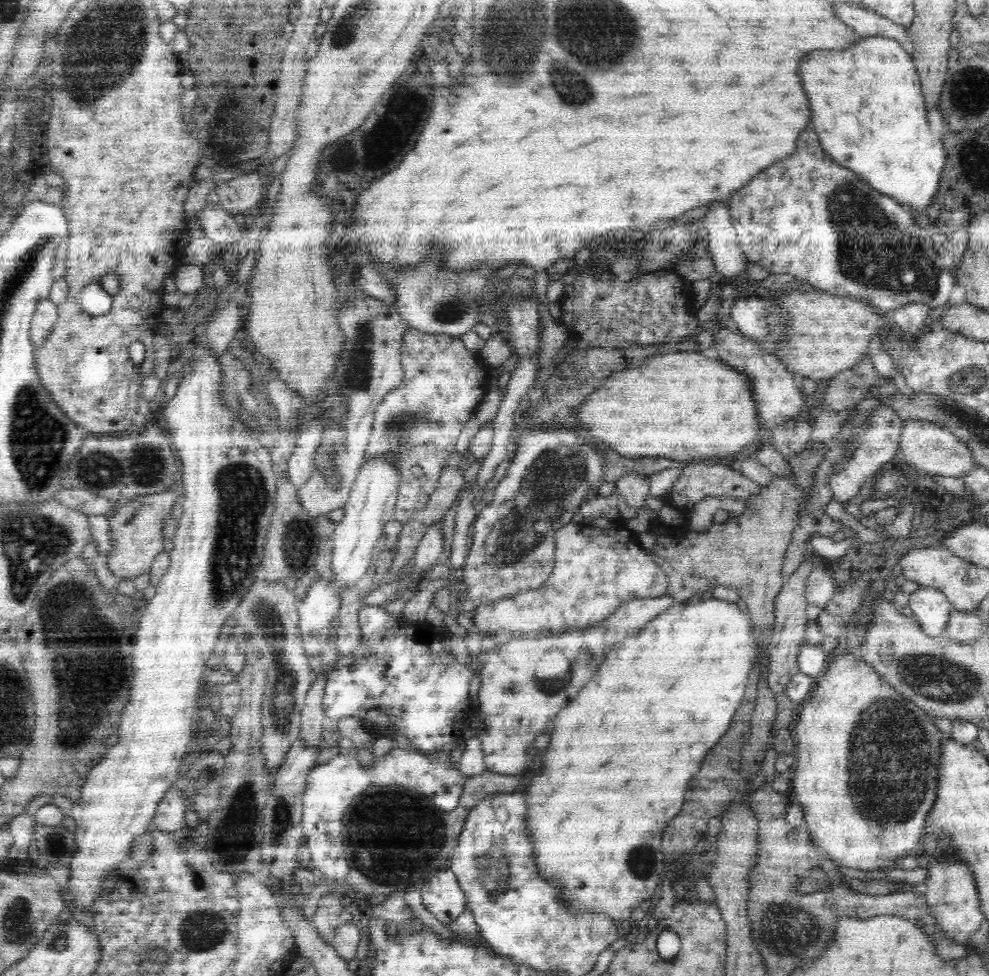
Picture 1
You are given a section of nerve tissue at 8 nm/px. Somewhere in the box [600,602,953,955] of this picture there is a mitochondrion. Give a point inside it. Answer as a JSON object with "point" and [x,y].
{"point":[889,778]}

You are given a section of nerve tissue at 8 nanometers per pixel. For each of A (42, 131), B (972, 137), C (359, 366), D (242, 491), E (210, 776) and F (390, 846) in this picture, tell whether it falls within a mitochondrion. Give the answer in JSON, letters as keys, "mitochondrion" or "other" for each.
{"A":"other","B":"other","C":"mitochondrion","D":"mitochondrion","E":"mitochondrion","F":"mitochondrion"}

